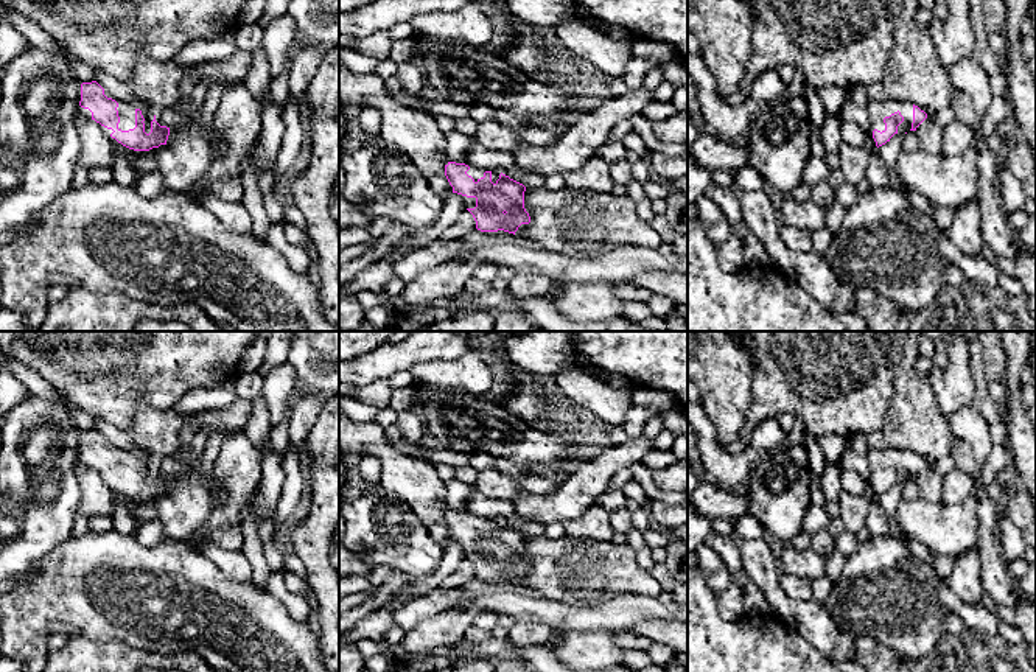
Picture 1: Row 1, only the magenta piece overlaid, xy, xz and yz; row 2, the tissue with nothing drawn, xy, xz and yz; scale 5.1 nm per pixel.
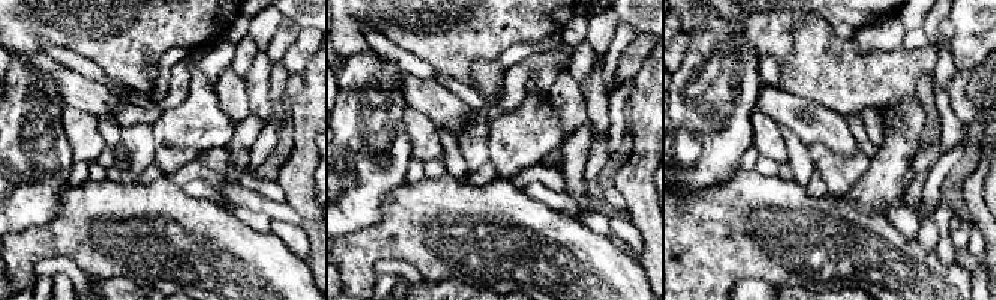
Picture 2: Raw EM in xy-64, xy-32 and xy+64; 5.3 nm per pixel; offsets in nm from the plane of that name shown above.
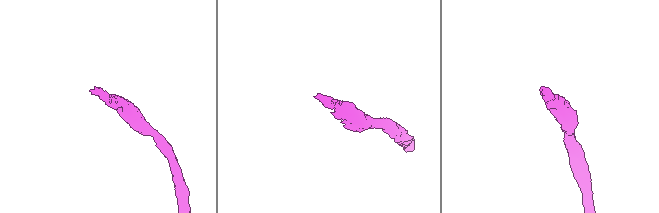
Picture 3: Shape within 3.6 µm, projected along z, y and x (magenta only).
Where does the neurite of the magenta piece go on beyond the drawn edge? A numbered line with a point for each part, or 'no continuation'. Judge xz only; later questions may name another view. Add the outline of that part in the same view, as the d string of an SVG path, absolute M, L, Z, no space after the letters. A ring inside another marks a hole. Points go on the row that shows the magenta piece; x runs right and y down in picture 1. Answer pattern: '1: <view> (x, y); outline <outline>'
1: xz (475, 171); outline M465 162L465 165L470 166L470 170L467 171L467 174L471 176L474 179L474 182L478 182L481 177L484 177L485 171L490 171L487 168L479 168L476 165L471 165L470 162Z

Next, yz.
1: yz (878, 111); outline M882 100L876 103L868 103L866 110L870 114L870 131L868 132L874 145L876 142L873 138L873 131L874 129L880 132L885 131L884 118L890 117L891 114L898 110L904 117L904 121L898 126L898 132L908 132L912 129L913 104L908 101Z

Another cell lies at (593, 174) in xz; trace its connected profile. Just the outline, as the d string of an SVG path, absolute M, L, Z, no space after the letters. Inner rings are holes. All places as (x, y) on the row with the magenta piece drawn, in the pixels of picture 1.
M597 154L590 157L577 170L566 173L566 187L571 190L593 190L597 193L611 193L613 179L610 176L610 165Z

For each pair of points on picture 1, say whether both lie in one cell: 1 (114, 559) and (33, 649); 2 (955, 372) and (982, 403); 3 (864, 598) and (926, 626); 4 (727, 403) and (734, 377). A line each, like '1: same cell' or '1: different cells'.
1: same cell
2: different cells
3: same cell
4: same cell

